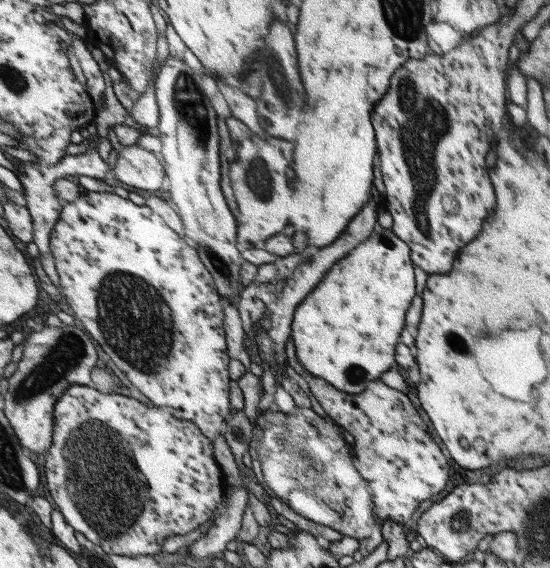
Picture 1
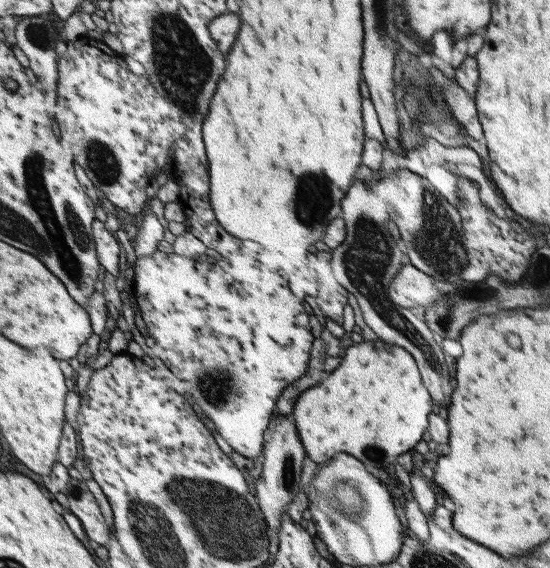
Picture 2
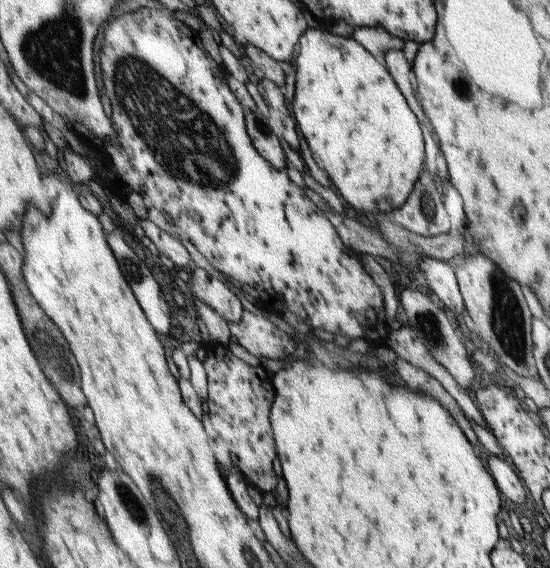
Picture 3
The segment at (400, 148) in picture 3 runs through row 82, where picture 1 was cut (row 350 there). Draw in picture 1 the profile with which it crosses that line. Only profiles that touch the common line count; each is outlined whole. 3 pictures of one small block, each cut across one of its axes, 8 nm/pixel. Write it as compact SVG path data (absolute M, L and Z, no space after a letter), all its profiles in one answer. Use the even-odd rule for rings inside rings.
M380 223L375 224L372 236L369 236L364 242L361 242L344 260L340 260L338 264L331 266L332 270L324 276L324 280L313 288L313 291L296 307L294 311L294 318L291 324L291 342L296 346L296 354L298 354L298 361L300 365L310 373L312 376L322 377L334 385L334 388L341 389L349 394L361 394L364 392L370 383L379 380L380 375L396 366L396 346L398 345L398 338L400 332L404 330L406 312L410 308L412 298L416 296L416 280L414 280L414 264L412 264L412 249L408 244L404 244L401 237L394 234L393 229L383 228Z

